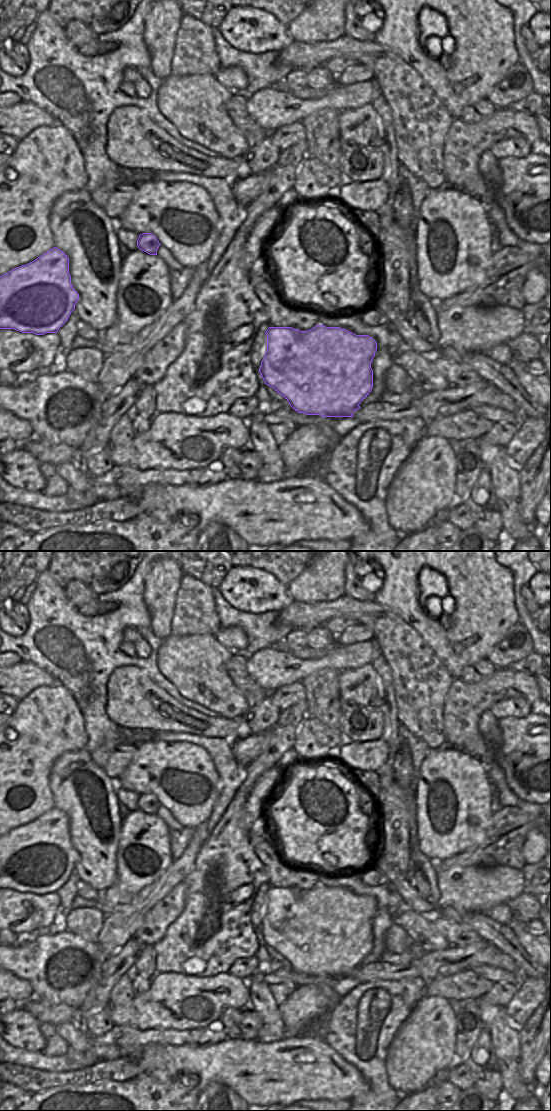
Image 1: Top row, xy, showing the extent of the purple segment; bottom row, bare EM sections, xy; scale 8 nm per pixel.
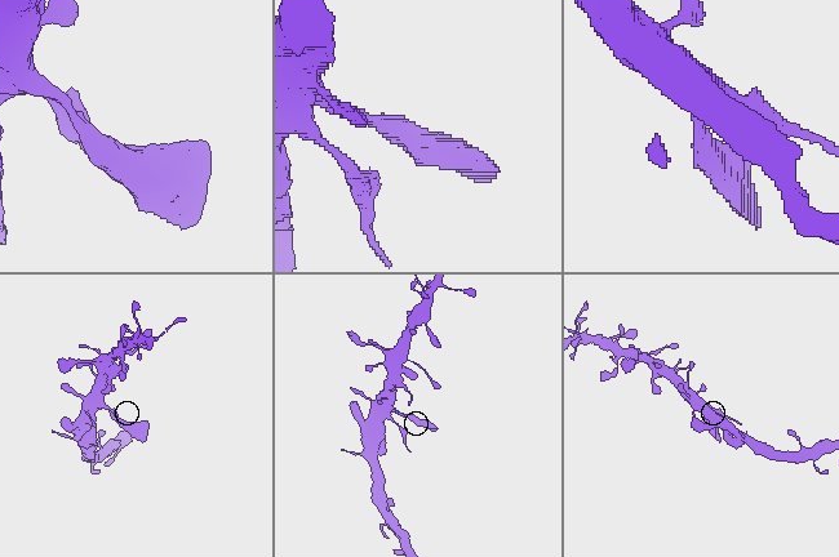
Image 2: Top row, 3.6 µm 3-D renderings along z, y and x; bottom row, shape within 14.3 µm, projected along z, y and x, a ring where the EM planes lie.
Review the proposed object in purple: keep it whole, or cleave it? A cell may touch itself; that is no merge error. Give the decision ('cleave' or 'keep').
keep

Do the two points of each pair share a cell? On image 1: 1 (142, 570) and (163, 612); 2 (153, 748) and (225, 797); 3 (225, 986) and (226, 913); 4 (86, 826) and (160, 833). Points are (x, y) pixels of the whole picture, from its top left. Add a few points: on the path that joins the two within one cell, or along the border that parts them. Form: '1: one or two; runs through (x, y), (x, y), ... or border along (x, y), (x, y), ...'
1: two; border along (154, 561), (143, 582), (142, 598)
2: two; border along (216, 770), (218, 776), (218, 795), (210, 815)
3: two; border along (226, 972), (220, 972), (211, 977), (202, 977)
4: two; border along (122, 819), (116, 852)

